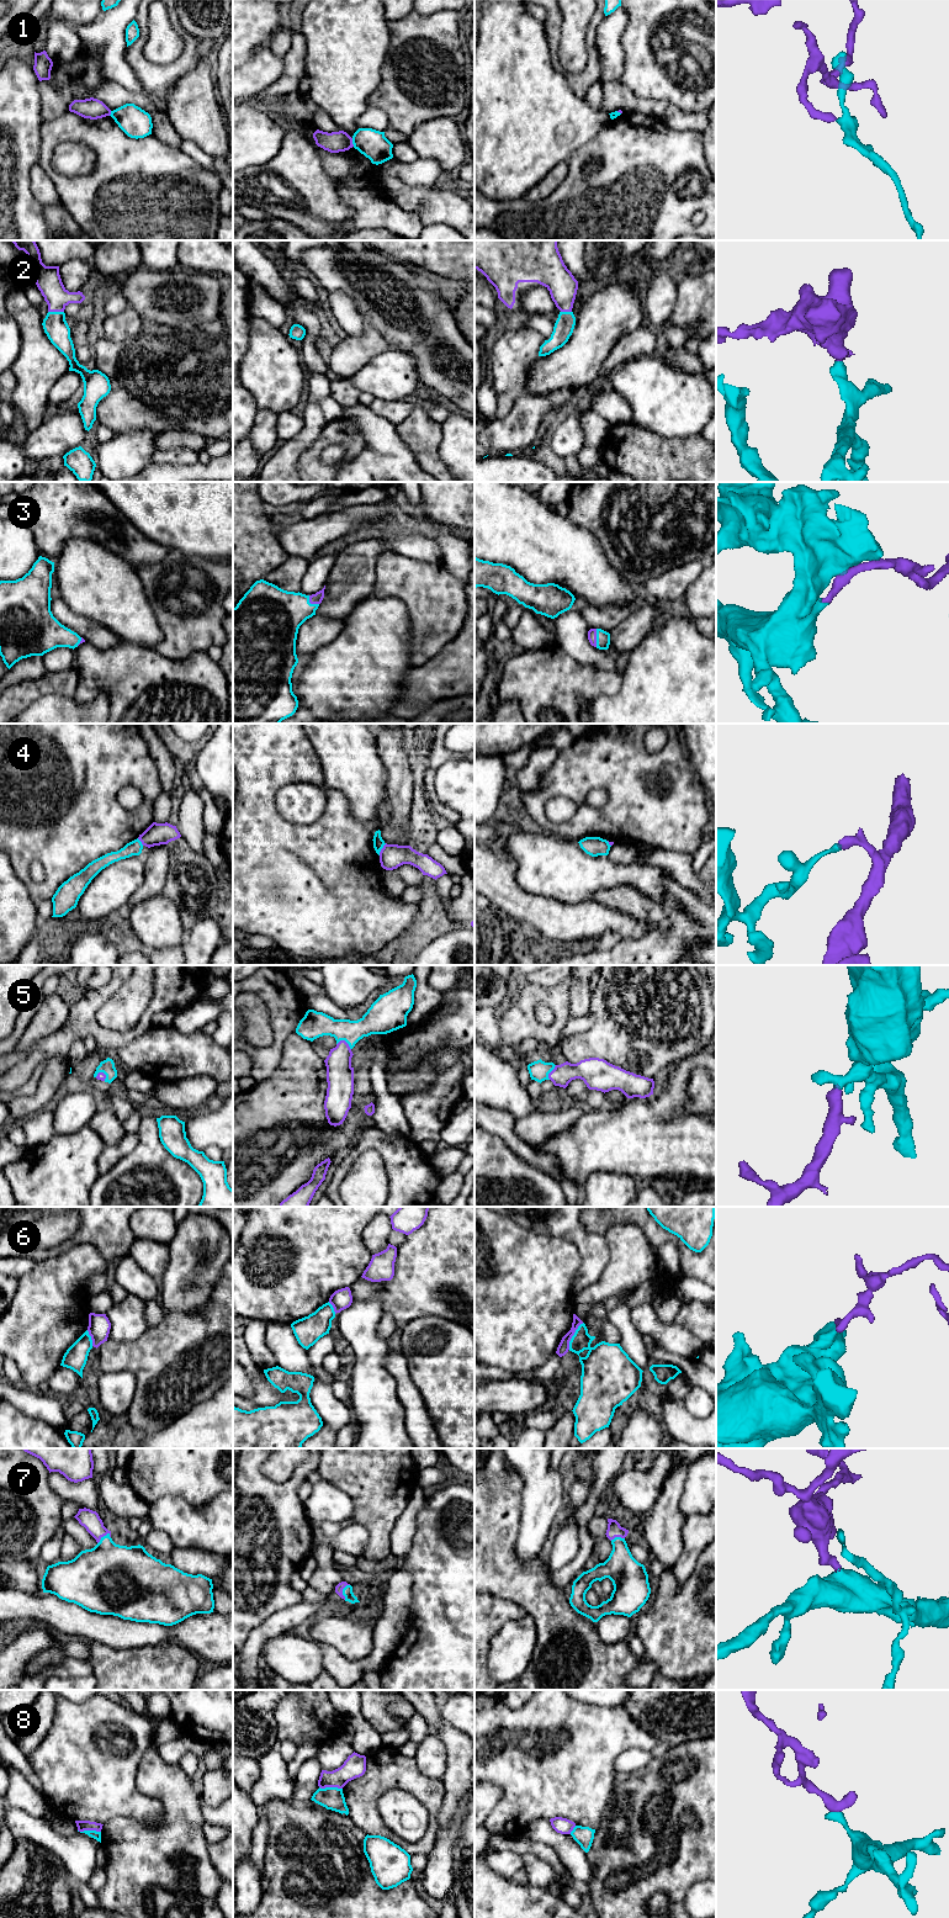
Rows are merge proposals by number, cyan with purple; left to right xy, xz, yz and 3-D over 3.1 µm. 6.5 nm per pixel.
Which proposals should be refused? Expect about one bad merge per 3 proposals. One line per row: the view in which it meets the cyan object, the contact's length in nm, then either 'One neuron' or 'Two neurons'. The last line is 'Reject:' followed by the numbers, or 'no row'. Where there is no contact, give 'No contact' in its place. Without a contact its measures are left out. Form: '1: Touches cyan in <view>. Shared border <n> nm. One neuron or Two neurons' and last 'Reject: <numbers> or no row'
1: Touches cyan in xz. Shared border 60 nm. Two neurons
2: Touches cyan in xy. Shared border 100 nm. One neuron
3: Touches cyan in yz. Shared border 120 nm. One neuron
4: Touches cyan in xz. Shared border 90 nm. Two neurons
5: Touches cyan in xz. Shared border 100 nm. One neuron
6: Touches cyan in yz. Shared border 200 nm. Two neurons
7: Touches cyan in xy. Shared border 110 nm. One neuron
8: Touches cyan in xz. Shared border 150 nm. Two neurons
Reject: 1, 4, 6, 8

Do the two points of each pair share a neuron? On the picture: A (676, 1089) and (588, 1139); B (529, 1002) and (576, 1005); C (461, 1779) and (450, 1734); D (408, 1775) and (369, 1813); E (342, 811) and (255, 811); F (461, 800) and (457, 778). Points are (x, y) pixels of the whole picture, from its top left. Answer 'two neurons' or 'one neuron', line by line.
A: one neuron
B: two neurons
C: one neuron
D: one neuron
E: one neuron
F: one neuron

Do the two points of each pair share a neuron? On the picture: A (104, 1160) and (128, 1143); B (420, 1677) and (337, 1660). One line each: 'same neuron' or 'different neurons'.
A: same neuron
B: different neurons

